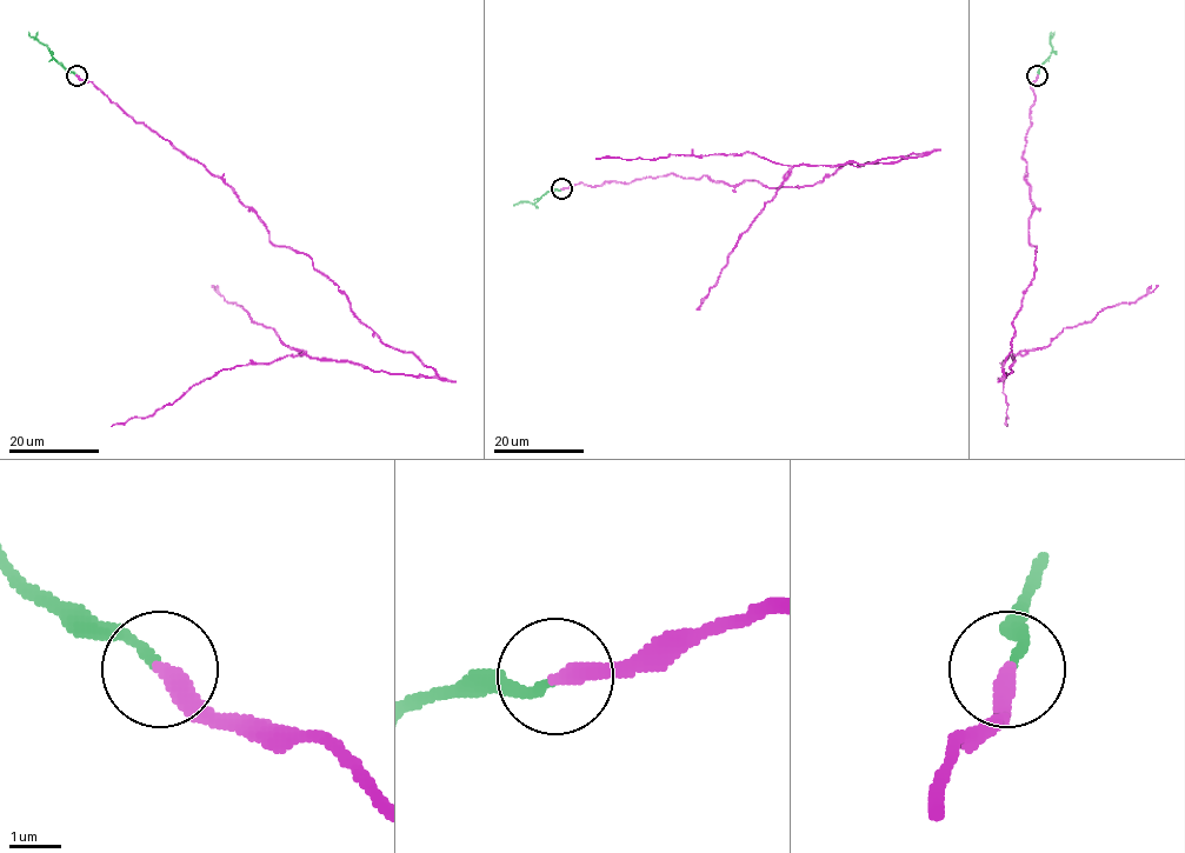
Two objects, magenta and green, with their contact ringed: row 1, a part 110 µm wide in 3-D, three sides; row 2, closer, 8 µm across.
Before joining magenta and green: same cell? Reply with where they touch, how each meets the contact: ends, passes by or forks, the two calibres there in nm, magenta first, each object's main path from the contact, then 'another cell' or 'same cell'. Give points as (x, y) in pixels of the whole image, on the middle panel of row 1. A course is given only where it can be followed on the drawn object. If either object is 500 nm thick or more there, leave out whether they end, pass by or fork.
at (561, 188); magenta ends there; green ends there; 380 nm thick on the magenta side, 180 nm on the other; magenta runs (561, 188), (670, 174), (809, 186), (846, 164), (920, 154), (833, 166), (791, 166), (752, 152), (596, 159); green runs (560, 190), (548, 191), (534, 204), (513, 206); another cell

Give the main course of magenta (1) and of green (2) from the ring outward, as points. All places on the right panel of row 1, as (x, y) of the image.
1: (1037, 75), (1023, 154), (1034, 273), (1012, 322), (1005, 377), (1014, 357), (1000, 362), (1007, 426)
2: (1038, 75), (1039, 67), (1052, 51), (1054, 32)

